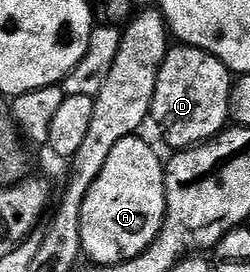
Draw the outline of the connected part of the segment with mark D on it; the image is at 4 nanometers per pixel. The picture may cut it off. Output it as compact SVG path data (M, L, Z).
M190 46L175 47L168 51L159 71L157 90L153 94L150 119L159 123L159 128L163 131L163 140L171 147L171 150L182 150L194 148L196 144L204 144L207 140L213 140L228 127L231 115L233 73L215 56L202 52L200 48Z

